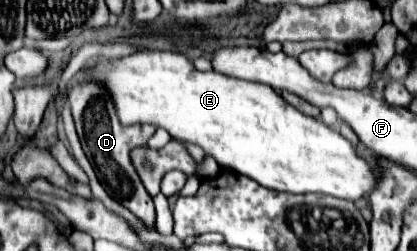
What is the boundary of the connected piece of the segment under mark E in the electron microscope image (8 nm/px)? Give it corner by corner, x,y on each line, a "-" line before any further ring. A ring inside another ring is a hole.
145,50
121,60
101,62
91,68
87,78
97,78
107,86
117,106
121,124
129,126
139,122
165,128
171,138
199,144
219,162
219,166
243,174
265,188
291,194
329,194
357,202
365,198
365,194
371,194
379,184
379,172
359,156
357,148
349,140
345,140
337,130
329,128
321,120
301,114
267,84
229,78
215,70
199,72
183,54
161,50

